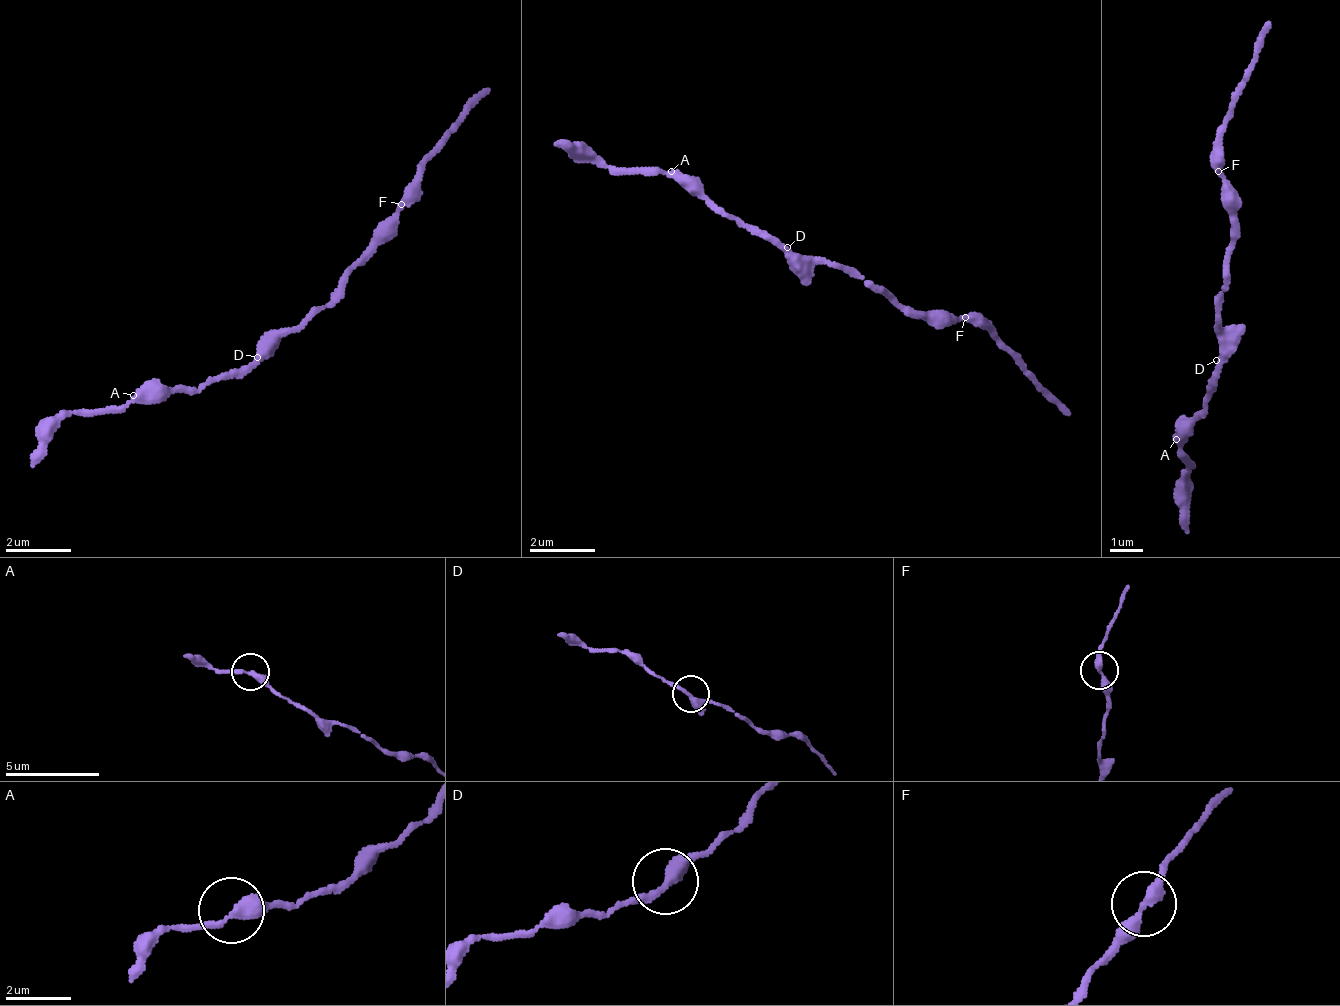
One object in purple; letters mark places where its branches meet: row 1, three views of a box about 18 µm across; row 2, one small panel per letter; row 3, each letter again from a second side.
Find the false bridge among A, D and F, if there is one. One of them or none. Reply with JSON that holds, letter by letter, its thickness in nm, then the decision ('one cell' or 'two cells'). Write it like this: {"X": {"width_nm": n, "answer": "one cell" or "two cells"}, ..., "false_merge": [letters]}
{"A": {"width_nm": 320, "answer": "one cell"}, "D": {"width_nm": 360, "answer": "one cell"}, "F": {"width_nm": 320, "answer": "one cell"}, "false_merge": []}

